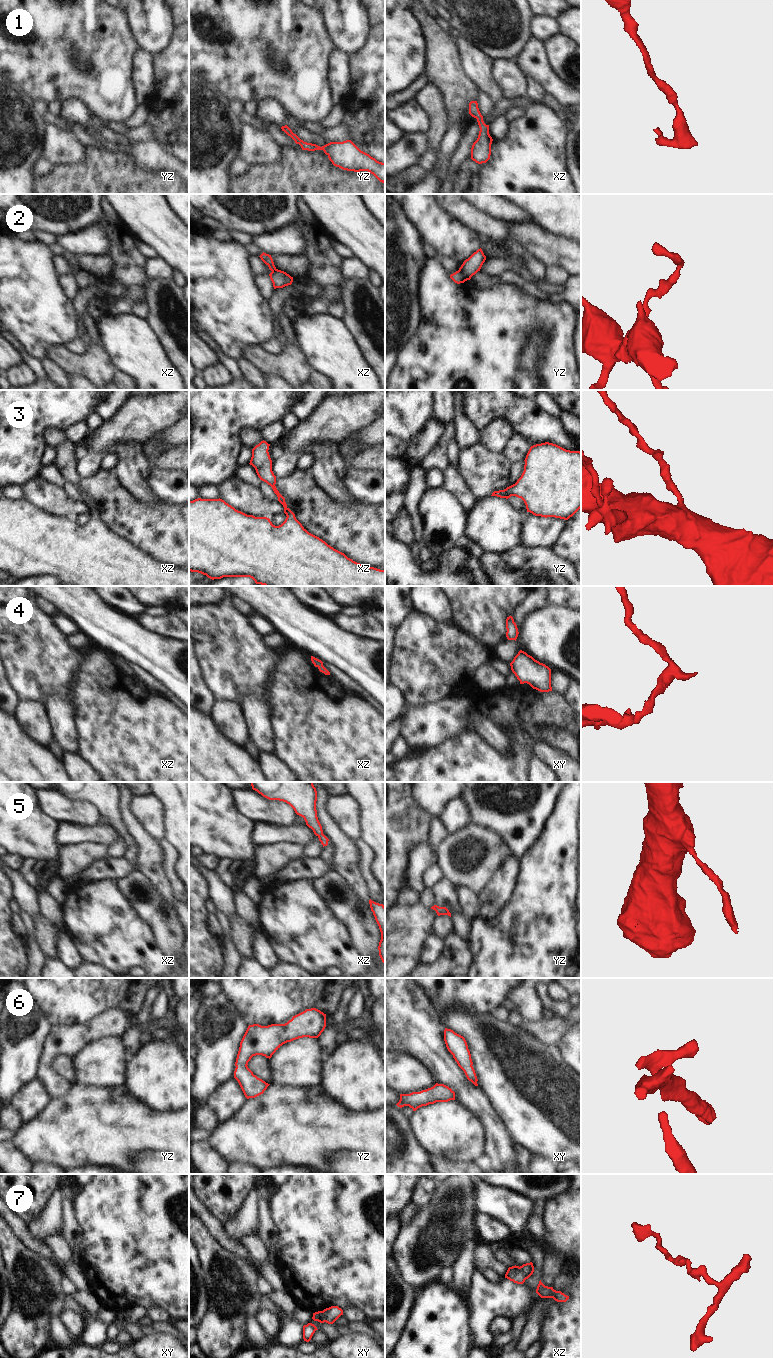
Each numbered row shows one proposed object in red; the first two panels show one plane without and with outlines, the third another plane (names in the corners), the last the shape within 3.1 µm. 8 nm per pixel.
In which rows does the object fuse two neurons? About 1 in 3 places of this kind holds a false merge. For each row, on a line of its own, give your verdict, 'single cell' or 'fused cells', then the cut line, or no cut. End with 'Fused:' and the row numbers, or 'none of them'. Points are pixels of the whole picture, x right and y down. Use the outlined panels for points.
1: single cell; cut none
2: fused cells; cut yz (459, 269), (467, 279)
3: single cell; cut none
4: single cell; cut none
5: single cell; cut none
6: single cell; cut none
7: single cell; cut none
Fused: 2

